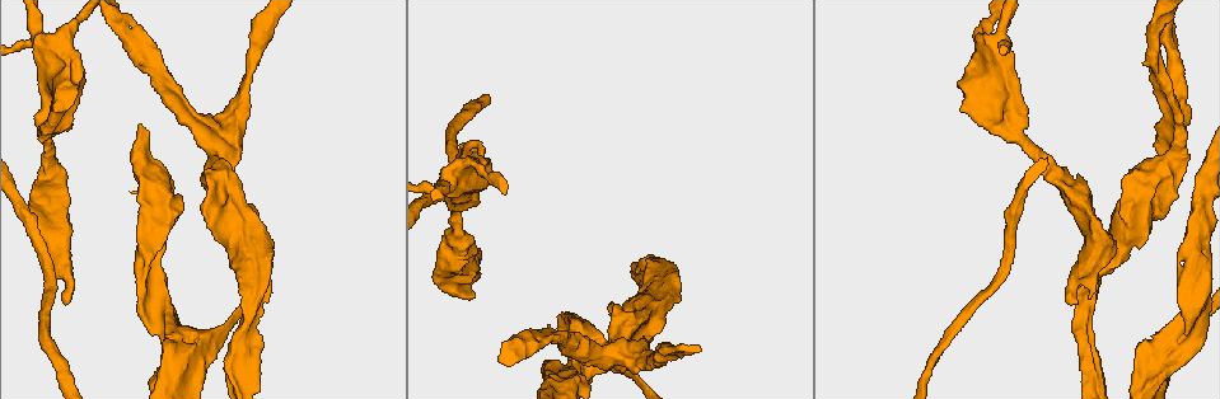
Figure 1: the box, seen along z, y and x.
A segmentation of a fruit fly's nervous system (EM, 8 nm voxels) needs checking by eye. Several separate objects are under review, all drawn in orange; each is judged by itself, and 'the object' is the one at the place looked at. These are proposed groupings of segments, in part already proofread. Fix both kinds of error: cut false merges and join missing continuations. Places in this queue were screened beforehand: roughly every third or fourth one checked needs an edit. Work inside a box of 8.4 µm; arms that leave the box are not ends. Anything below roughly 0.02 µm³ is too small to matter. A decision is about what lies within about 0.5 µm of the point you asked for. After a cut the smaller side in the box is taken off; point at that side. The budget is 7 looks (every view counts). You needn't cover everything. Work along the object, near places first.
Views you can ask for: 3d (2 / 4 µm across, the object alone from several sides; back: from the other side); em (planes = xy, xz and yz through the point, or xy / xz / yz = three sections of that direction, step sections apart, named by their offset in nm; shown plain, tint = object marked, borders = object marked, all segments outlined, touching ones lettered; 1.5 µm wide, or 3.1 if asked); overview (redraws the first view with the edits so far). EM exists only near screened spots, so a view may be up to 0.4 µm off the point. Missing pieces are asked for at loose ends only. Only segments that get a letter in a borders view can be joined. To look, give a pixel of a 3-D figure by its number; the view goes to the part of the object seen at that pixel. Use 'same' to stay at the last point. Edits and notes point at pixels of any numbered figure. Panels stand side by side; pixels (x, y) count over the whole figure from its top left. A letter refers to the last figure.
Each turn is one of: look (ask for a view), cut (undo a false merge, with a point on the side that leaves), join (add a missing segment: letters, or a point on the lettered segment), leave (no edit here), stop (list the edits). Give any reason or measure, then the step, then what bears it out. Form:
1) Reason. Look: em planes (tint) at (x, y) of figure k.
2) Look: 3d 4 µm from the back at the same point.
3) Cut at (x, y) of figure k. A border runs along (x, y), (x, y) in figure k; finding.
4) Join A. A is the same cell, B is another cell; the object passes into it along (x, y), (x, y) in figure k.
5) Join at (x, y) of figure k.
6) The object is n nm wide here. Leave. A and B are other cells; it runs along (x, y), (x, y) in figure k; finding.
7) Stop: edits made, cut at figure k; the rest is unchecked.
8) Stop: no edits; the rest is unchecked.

An open end. Look: em yz step 4 (borders) at (1091, 296) of figure 1.

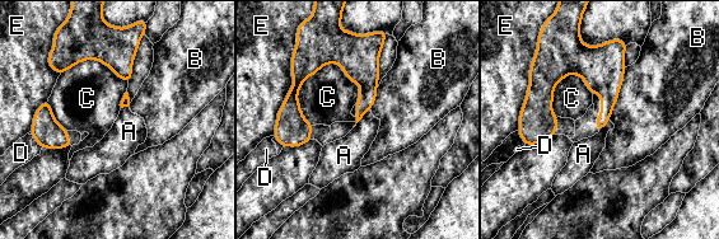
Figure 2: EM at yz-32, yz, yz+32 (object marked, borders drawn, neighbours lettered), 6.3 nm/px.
Cut it another way. Look: em planes (borders) at the same point.

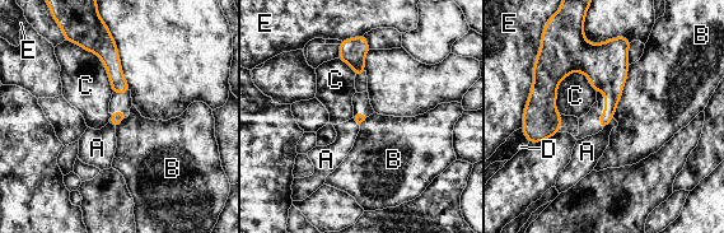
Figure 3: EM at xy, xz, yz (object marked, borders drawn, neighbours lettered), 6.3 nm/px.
Leave. A, B, C, D and E are other cells; it runs along (612, 43), (547, 83), (532, 139) in figure 3; none of them fits.

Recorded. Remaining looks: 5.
Four-way junction. Look: em xz step 4 (tint) at (217, 151) of figure 1.

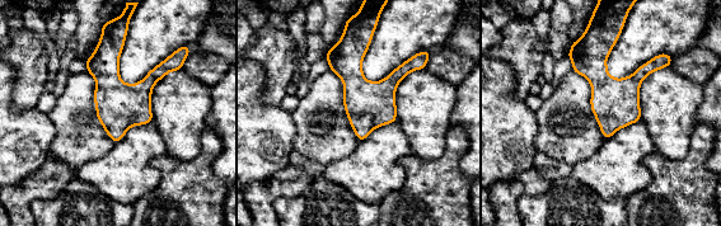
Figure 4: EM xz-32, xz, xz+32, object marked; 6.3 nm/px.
Look: em xz step 4 (borders) at the same point.

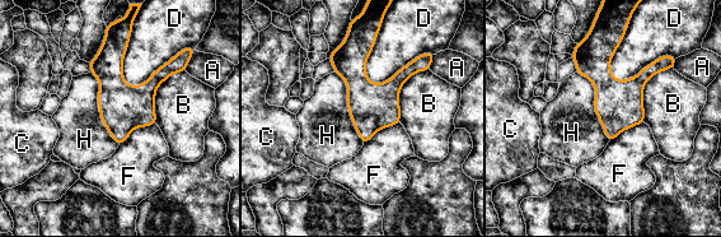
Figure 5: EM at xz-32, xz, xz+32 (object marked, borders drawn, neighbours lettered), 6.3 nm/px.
Leave. A, B, C, D, F and H are other cells; a border runs along (155, 124), (135, 128), (118, 145) in figure 5; one neuron here.

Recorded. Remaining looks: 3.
Calibre changes. Look: em planes (borders) at (1003, 23) of figure 1.

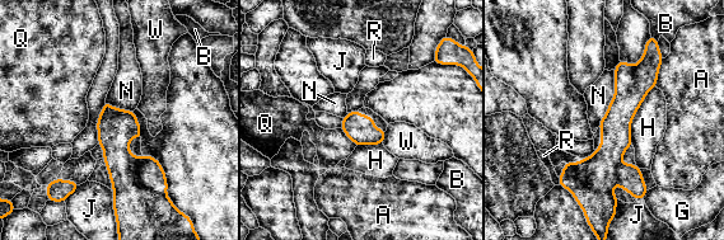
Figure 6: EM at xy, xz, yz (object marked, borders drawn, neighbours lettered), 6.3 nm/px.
The object is 190 nm wide here. Cut at (150, 174) of figure 6. A, B, G, H, J, N, Q, R and W are other cells; a border runs along (138, 158), (138, 180), (163, 194) in figure 6; two neurons meet here.

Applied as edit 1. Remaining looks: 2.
Stop: edits made, cut at figure 6; the rest is unchecked.

